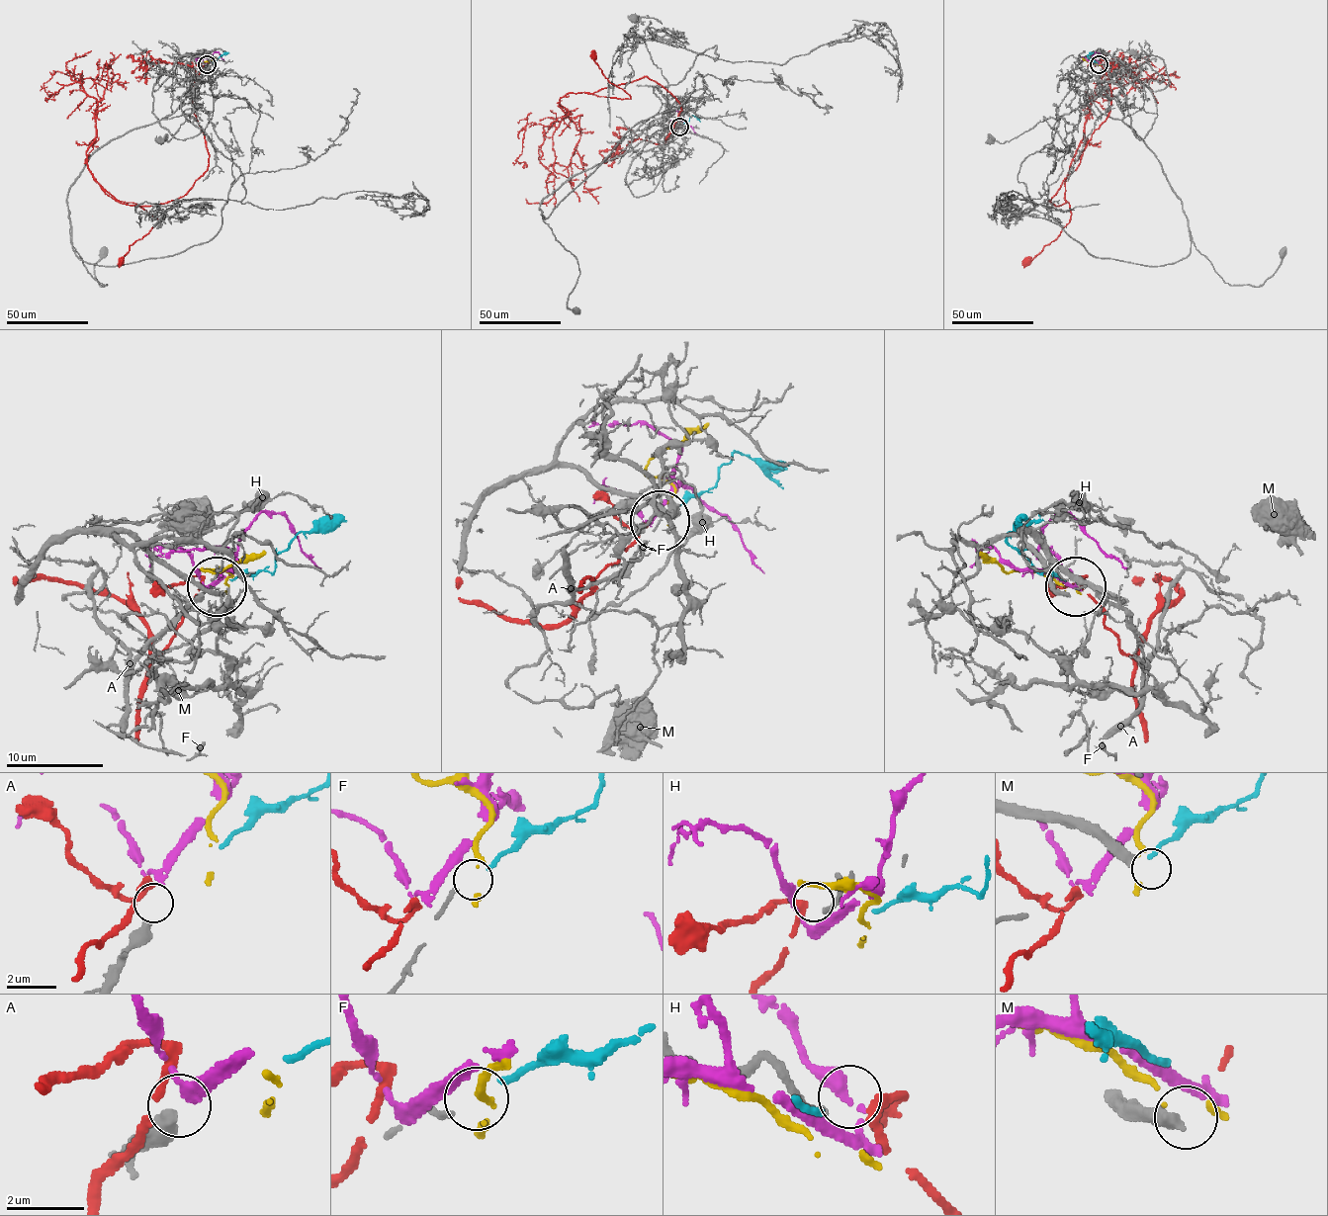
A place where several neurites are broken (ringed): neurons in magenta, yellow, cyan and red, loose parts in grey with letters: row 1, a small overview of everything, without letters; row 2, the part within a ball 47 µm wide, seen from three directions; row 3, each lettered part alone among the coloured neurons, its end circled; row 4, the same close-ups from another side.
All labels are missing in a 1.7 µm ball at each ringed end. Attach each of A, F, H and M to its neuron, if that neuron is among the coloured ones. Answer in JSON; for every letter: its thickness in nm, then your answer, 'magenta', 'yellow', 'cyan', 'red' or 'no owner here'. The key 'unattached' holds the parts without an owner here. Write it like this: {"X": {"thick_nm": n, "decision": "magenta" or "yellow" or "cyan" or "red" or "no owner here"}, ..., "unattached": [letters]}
{"A": {"thick_nm": 440, "decision": "magenta"}, "F": {"thick_nm": 150, "decision": "cyan"}, "H": {"thick_nm": 190, "decision": "red"}, "M": {"thick_nm": 360, "decision": "no owner here"}, "unattached": ["M"]}

